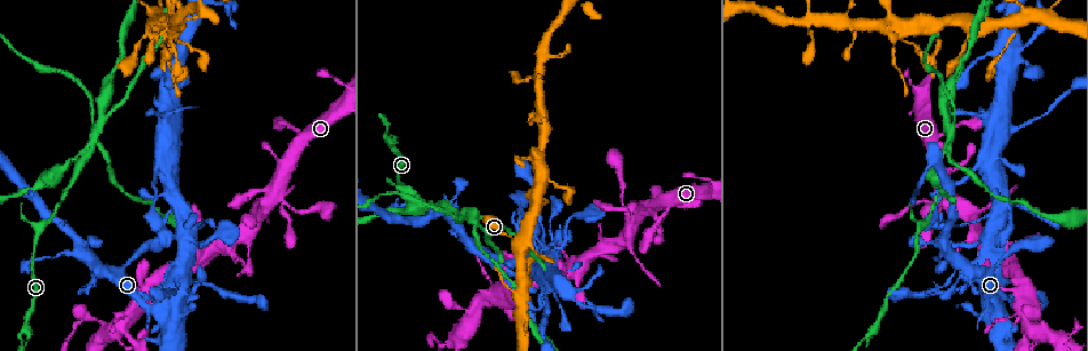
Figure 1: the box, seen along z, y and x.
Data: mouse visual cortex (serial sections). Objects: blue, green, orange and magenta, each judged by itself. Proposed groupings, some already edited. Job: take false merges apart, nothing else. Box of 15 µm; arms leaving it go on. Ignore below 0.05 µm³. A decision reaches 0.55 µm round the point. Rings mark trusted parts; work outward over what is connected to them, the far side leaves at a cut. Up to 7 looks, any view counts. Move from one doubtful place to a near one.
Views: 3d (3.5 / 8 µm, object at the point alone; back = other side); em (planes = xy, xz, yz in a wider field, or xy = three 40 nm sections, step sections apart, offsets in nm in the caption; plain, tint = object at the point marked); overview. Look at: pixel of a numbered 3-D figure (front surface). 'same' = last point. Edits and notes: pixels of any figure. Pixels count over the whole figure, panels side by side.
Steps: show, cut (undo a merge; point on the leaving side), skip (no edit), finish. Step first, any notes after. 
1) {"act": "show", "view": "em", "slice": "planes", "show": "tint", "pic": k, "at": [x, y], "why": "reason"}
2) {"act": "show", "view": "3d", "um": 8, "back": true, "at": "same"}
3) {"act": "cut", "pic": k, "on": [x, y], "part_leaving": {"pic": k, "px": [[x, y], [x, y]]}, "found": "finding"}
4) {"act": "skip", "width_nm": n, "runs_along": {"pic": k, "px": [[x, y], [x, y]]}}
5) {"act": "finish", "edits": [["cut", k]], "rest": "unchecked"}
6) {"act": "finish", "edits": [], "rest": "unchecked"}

{"act": "show", "view": "3d", "um": 8, "pic": 1, "at": [81, 162], "why": "a fork"}

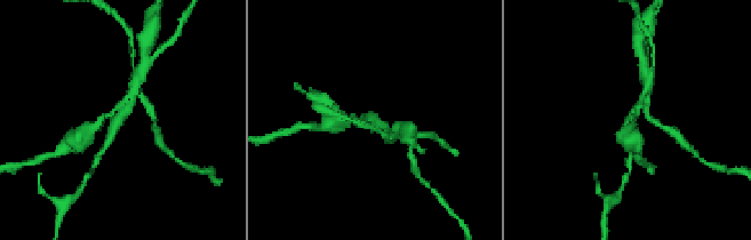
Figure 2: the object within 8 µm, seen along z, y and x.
{"act": "show", "view": "em", "slice": "xy", "step": 3, "show": "tint", "pic": 2, "at": [371, 121], "arms": 3, "arm_widths_nm": [150, 200, 200], "why": "need the tissue"}

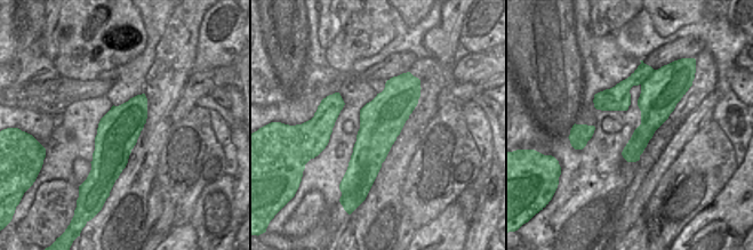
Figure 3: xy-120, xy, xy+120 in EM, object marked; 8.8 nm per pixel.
{"act": "cut", "pic": 2, "on": [145, 41], "border": {"pic": 3, "px": [[656, 70], [641, 85]]}, "found": "a second cell is stuck on"}

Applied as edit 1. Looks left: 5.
{"act": "show", "view": "3d", "um": 3.5, "back": true, "pic": 1, "at": [1023, 7]}

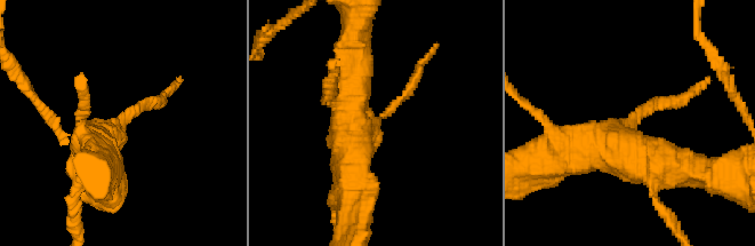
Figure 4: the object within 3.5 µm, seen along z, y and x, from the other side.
{"act": "show", "view": "em", "slice": "planes", "show": "tint", "pic": 4, "at": [379, 119], "why": "now the EM"}

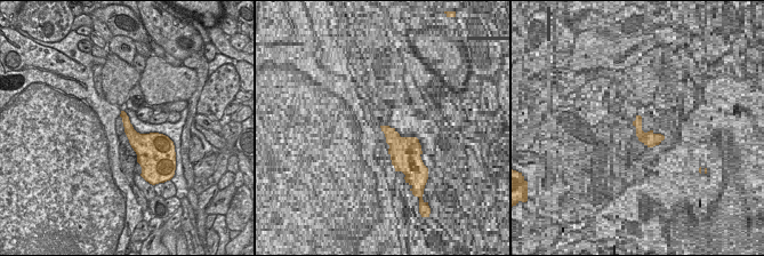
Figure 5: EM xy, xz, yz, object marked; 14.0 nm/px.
{"act": "skip", "arm_widths_nm": [150, 500], "runs_along": {"pic": 4, "px": [[91, 161], [127, 116], [166, 95]]}, "found": "continuous, no second cell"}

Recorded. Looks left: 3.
{"act": "finish", "edits": [["cut", 2]], "rest": "unchecked"}

